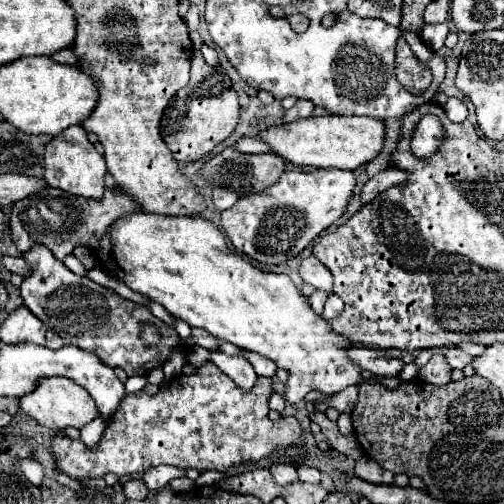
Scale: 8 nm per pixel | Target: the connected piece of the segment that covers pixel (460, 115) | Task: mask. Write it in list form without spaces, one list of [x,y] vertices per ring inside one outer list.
[[[449,97],[443,109],[448,118],[454,123],[461,123],[468,116],[466,105],[455,97]]]

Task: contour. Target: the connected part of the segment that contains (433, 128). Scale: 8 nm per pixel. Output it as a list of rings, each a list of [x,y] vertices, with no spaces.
[[[424,117],[412,137],[412,153],[426,159],[442,145],[442,125],[436,117]]]

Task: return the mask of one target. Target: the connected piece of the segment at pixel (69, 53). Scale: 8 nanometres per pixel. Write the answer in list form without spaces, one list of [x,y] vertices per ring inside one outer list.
[[[62,49],[62,51],[54,53],[52,59],[58,61],[58,63],[64,63],[64,65],[76,65],[76,59],[78,57],[76,57],[76,53],[72,49]]]

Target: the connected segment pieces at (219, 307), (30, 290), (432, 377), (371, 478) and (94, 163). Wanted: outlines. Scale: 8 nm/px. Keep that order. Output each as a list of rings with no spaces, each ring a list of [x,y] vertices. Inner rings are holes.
[[[132,213],[110,225],[110,231],[102,237],[102,251],[96,251],[102,267],[130,289],[148,295],[152,301],[166,307],[166,311],[186,321],[190,327],[202,327],[216,339],[228,341],[240,349],[254,351],[274,361],[276,367],[288,371],[284,397],[288,403],[300,403],[306,393],[320,391],[324,395],[334,395],[348,385],[360,385],[362,369],[350,361],[346,349],[352,341],[336,333],[330,323],[318,315],[310,301],[300,293],[300,289],[290,281],[288,275],[266,273],[254,267],[250,261],[228,249],[226,237],[216,225],[202,217],[162,217],[152,213]]]
[[[34,245],[26,253],[22,253],[22,257],[32,267],[30,279],[24,279],[20,287],[22,301],[38,319],[42,319],[48,329],[56,331],[64,339],[64,343],[78,345],[82,349],[88,349],[90,353],[96,353],[106,365],[122,367],[128,377],[148,375],[148,371],[152,371],[154,367],[162,367],[174,351],[182,349],[182,341],[174,333],[174,329],[154,317],[148,307],[126,301],[112,289],[106,289],[90,281],[88,277],[72,273],[62,261],[54,259],[54,255],[46,251],[46,247]],[[144,323],[152,323],[158,329],[162,337],[158,343],[148,345],[140,339]]]
[[[436,353],[428,365],[420,369],[420,379],[432,383],[432,385],[446,385],[452,379],[452,367],[448,365],[446,357],[442,353]]]
[[[366,455],[356,461],[356,475],[372,485],[394,485],[394,473],[378,467],[378,463]]]
[[[76,125],[60,133],[50,141],[46,147],[46,167],[44,167],[44,179],[50,187],[58,187],[66,193],[84,197],[84,199],[96,199],[100,201],[106,191],[106,163],[104,157],[94,149],[94,145],[88,141],[86,131]]]

